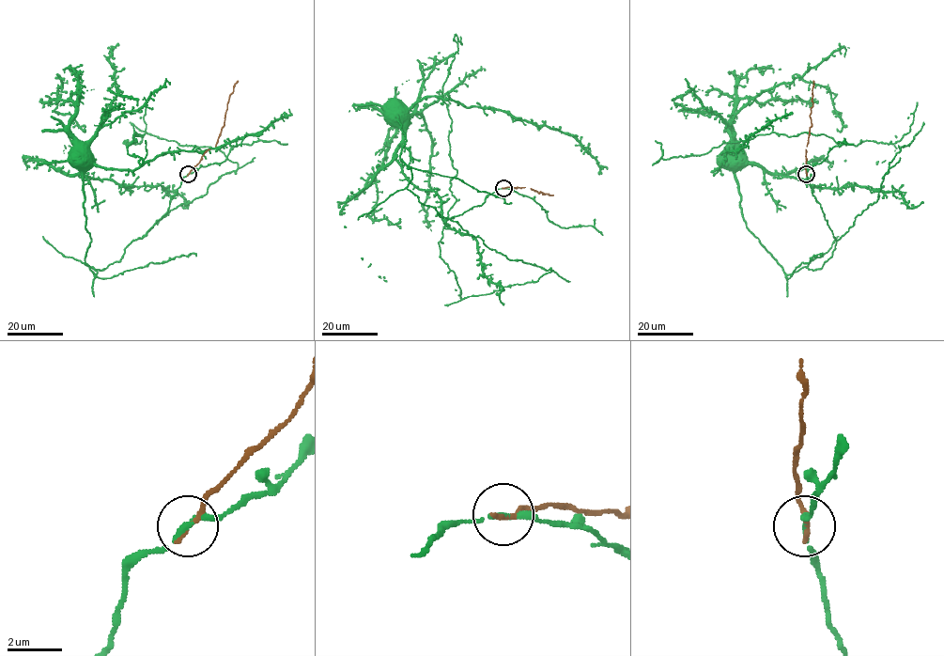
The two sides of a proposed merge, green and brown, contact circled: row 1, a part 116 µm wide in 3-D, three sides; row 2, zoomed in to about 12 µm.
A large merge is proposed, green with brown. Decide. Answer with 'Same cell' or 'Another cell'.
Another cell

